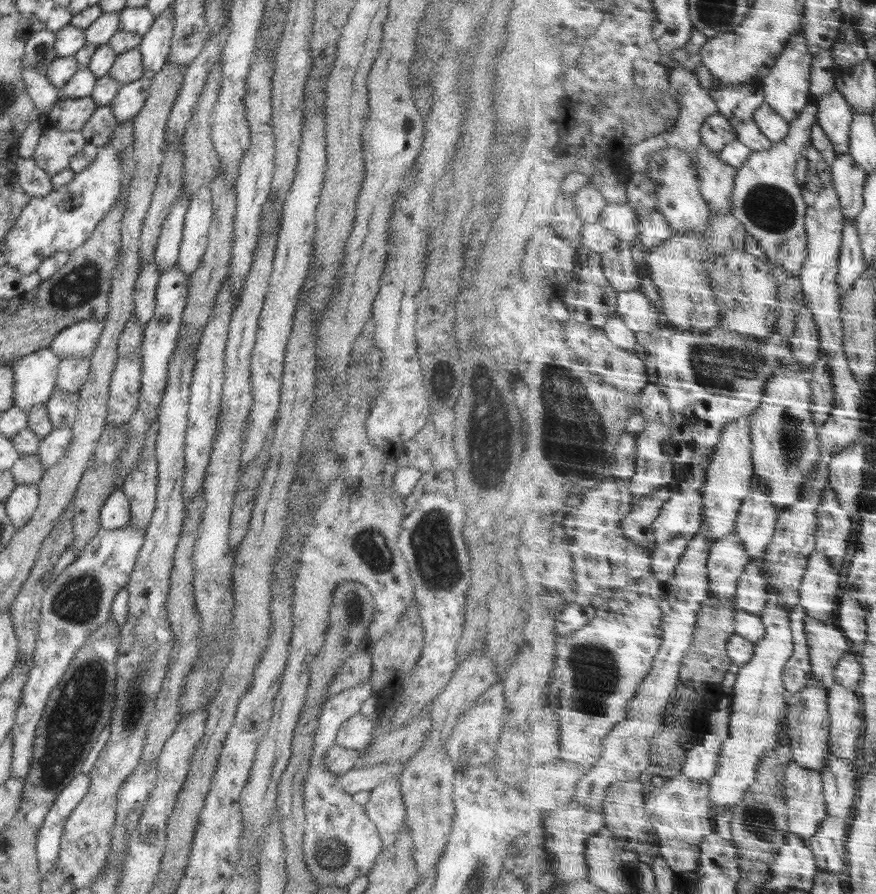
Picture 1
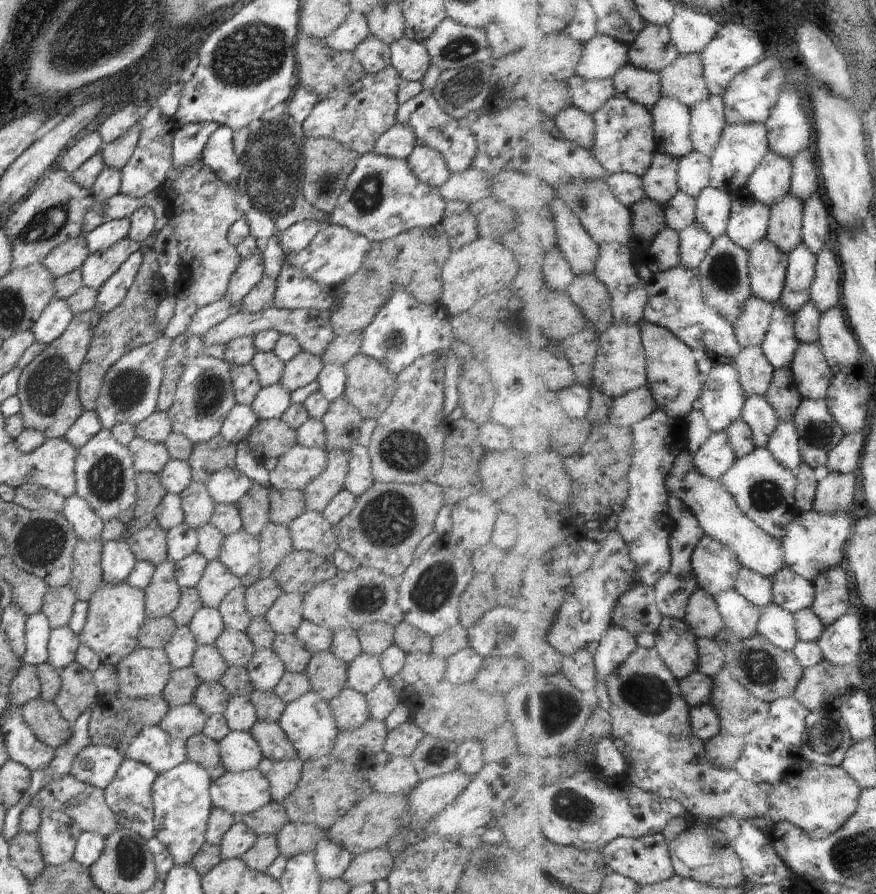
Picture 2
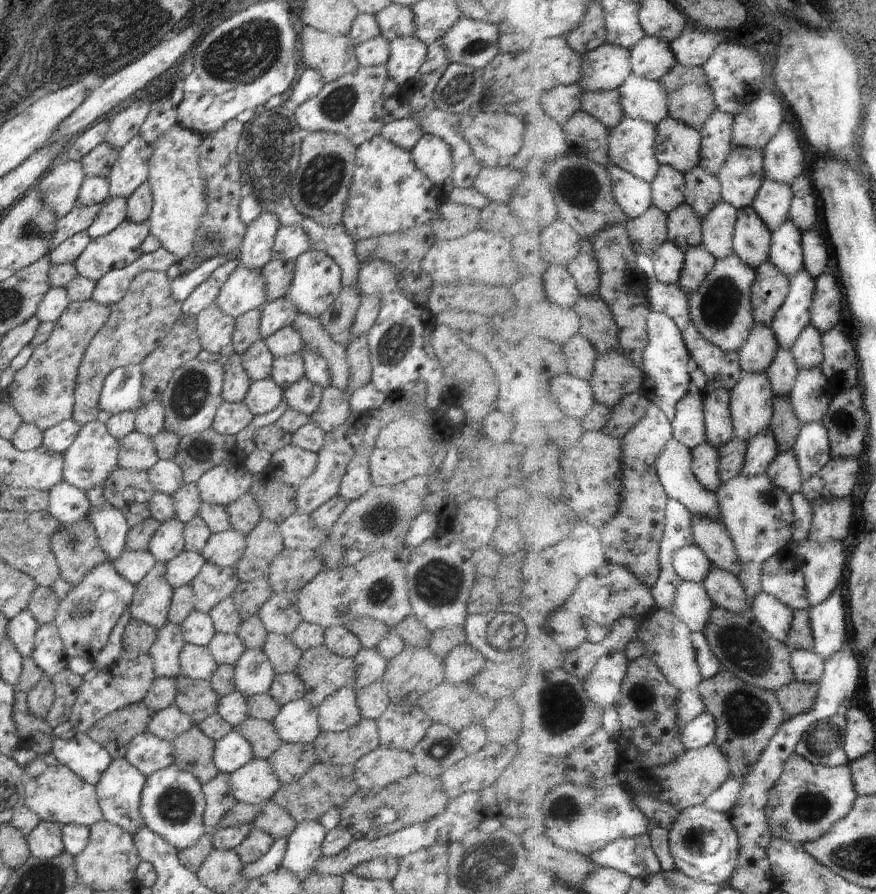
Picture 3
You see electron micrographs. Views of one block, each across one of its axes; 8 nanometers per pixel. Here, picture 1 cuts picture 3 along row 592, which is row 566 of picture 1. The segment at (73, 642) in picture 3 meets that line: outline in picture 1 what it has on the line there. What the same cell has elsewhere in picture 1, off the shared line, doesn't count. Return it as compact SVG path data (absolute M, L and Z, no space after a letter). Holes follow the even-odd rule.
M130 521L116 530L101 528L86 544L86 548L80 551L80 556L47 586L41 599L41 618L32 658L33 667L27 676L26 687L22 689L22 699L16 709L15 726L10 732L14 742L12 777L25 781L31 767L36 727L42 718L49 695L68 670L76 651L100 626L109 622L112 617L112 601L128 584L144 539L145 532Z

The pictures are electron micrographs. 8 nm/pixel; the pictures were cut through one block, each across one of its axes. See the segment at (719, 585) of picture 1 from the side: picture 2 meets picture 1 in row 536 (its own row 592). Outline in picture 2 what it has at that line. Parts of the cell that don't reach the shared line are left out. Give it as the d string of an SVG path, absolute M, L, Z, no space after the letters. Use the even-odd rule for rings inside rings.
M736 587L716 596L720 612L727 620L727 626L741 637L753 637L759 632L761 608L748 600Z

